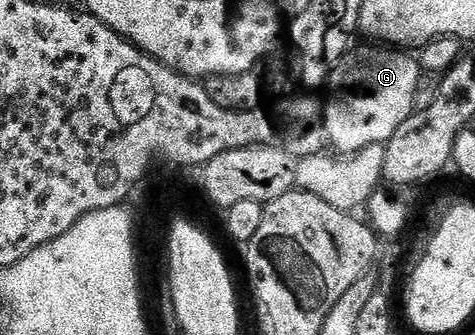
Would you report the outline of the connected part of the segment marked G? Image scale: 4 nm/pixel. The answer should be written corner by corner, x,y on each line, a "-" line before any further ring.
368,45
348,51
328,76
327,86
333,94
328,101
324,101
321,126
328,145
331,144
337,150
335,152
343,156
354,155
367,146
386,144
401,123
414,112
417,86
423,79
423,71
416,57
389,46

